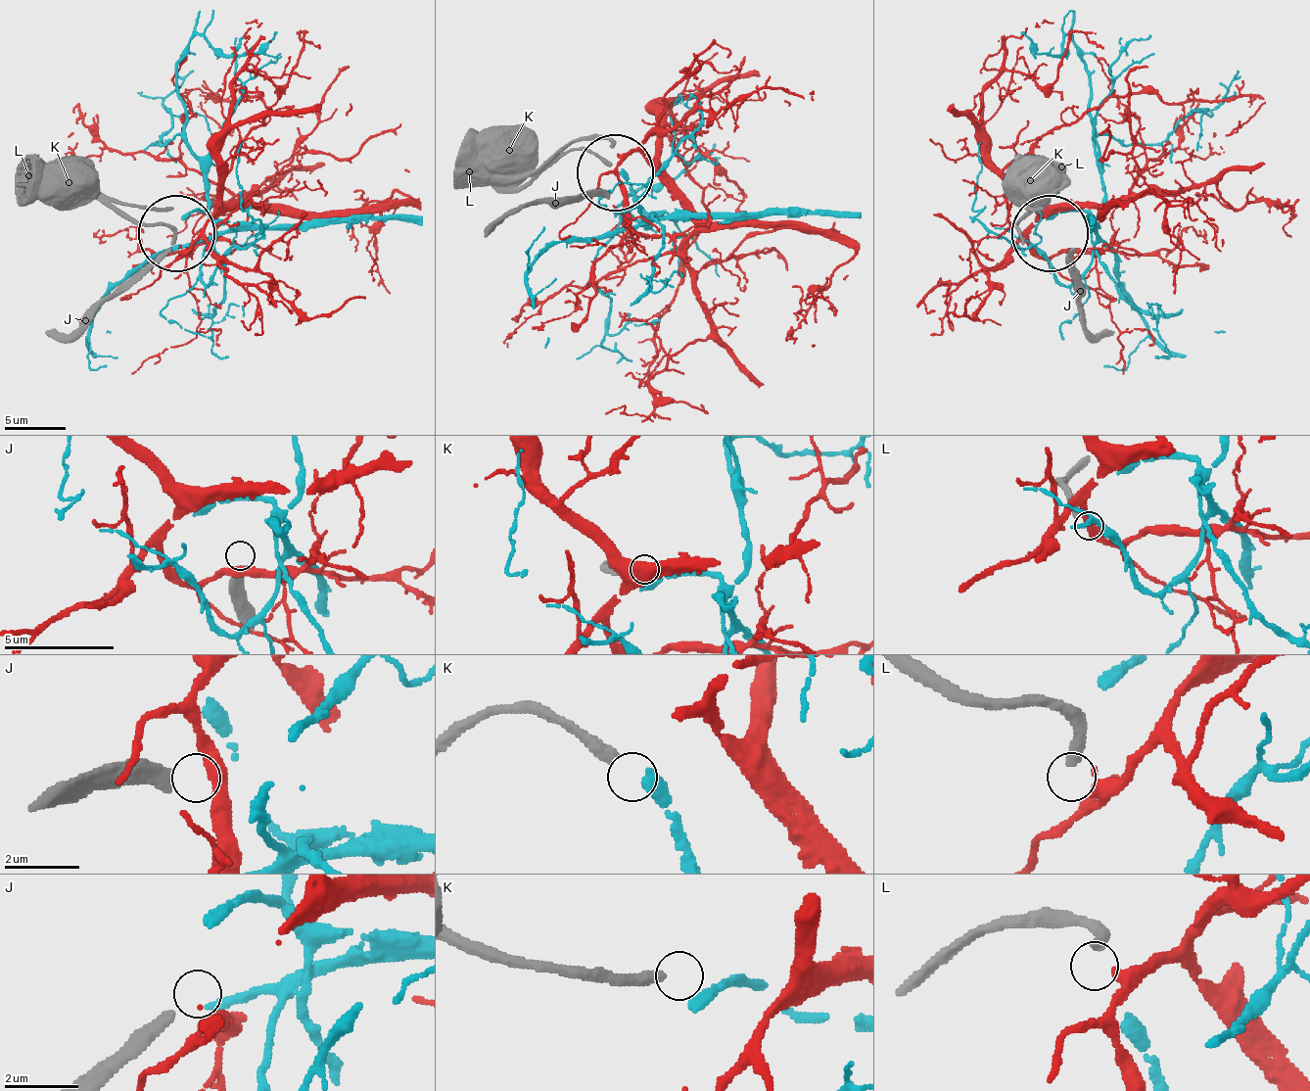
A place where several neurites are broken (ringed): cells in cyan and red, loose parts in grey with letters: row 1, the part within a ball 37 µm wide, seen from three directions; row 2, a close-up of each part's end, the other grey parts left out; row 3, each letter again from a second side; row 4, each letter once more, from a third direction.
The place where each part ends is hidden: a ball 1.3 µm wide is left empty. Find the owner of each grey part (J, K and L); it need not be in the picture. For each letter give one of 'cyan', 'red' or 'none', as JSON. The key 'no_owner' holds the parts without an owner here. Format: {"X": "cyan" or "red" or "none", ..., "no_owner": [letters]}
{"J": "none", "K": "none", "L": "red", "no_owner": ["J", "K"]}

